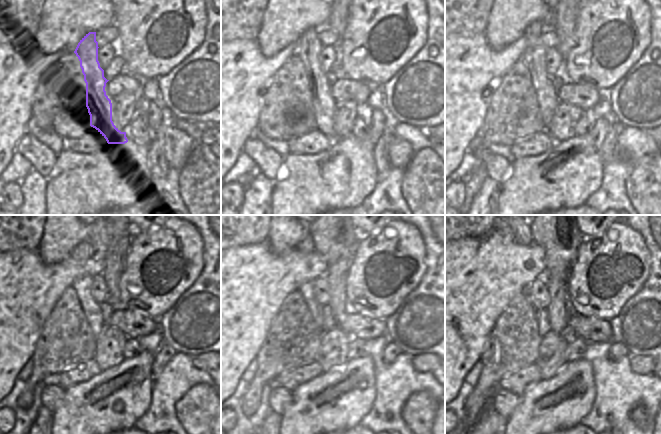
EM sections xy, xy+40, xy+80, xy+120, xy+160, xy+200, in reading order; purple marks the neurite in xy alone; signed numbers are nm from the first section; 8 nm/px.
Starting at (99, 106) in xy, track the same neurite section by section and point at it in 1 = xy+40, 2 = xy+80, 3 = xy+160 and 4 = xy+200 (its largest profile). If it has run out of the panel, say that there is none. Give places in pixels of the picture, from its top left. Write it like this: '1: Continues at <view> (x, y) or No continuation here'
1: Continues at xy+40 (309, 45)
2: Continues at xy+80 (534, 56)
3: Continues at xy+160 (305, 290)
4: Continues at xy+200 (522, 235)

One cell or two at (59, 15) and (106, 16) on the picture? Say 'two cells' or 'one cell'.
one cell

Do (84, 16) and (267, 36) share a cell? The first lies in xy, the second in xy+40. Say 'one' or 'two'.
one

